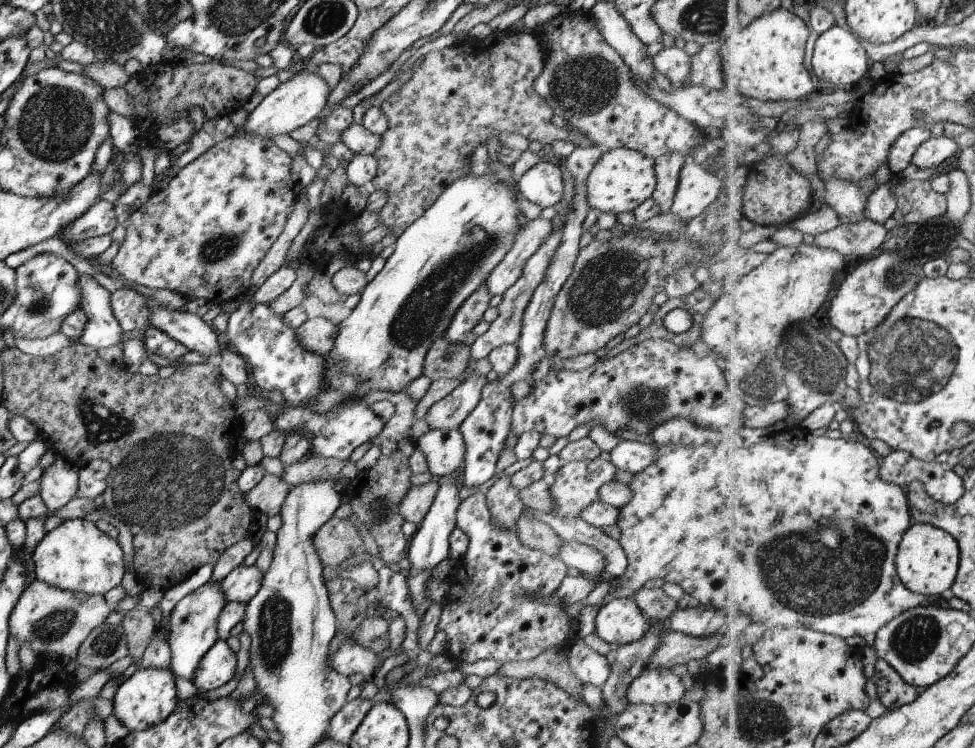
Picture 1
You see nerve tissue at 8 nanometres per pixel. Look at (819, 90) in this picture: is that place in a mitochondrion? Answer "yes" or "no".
no

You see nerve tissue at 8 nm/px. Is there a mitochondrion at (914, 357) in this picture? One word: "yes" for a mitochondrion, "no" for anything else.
yes

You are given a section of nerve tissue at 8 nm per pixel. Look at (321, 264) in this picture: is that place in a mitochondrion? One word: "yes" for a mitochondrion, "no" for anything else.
no

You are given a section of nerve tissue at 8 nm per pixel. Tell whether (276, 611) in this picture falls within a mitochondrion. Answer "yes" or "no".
yes

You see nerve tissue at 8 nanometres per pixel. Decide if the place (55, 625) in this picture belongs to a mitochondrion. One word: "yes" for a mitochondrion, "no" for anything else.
yes

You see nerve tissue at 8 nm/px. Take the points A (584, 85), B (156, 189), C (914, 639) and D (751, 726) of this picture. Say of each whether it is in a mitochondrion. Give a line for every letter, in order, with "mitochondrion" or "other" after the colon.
A: mitochondrion
B: other
C: mitochondrion
D: mitochondrion

